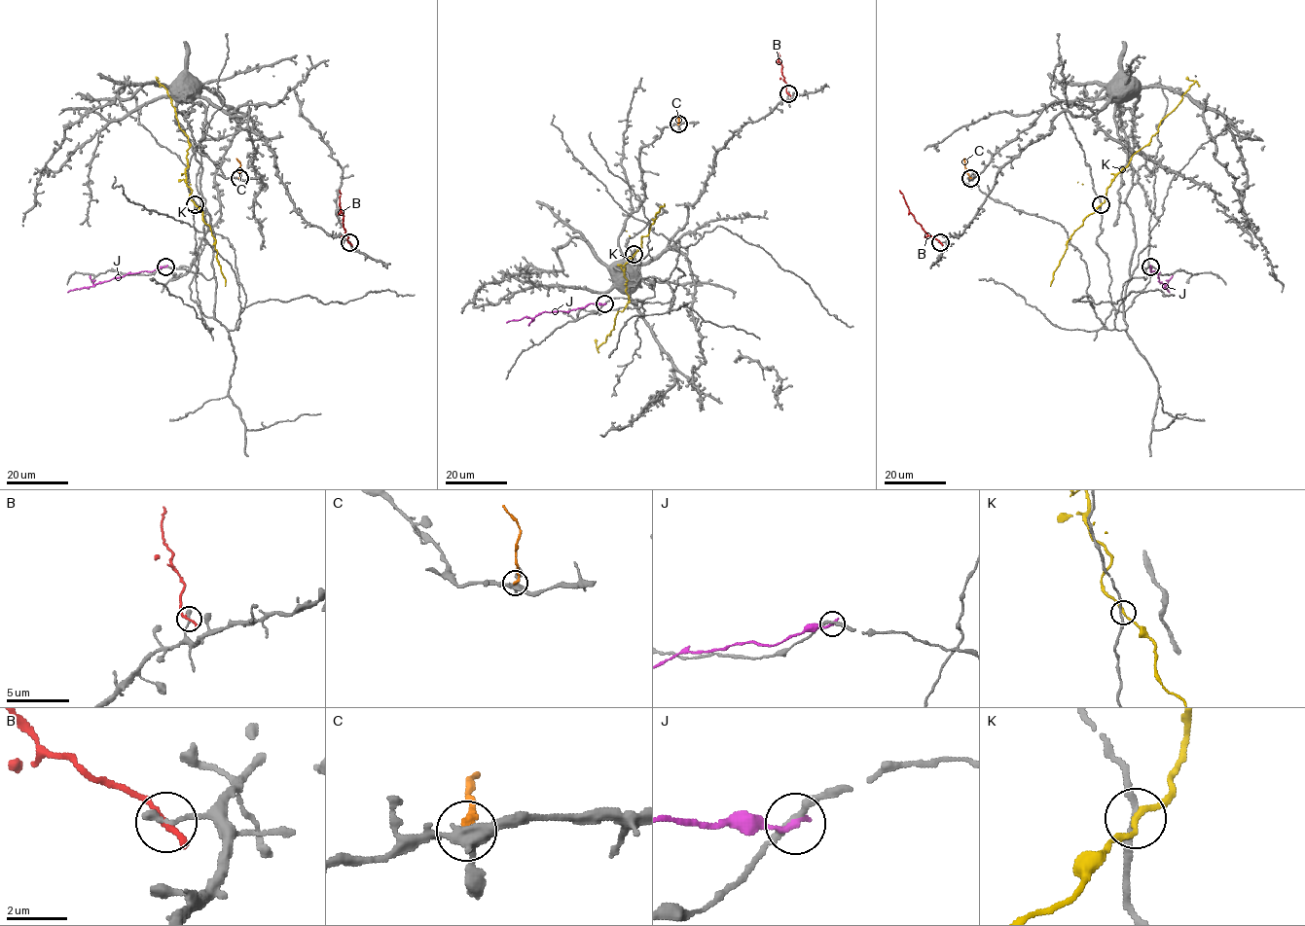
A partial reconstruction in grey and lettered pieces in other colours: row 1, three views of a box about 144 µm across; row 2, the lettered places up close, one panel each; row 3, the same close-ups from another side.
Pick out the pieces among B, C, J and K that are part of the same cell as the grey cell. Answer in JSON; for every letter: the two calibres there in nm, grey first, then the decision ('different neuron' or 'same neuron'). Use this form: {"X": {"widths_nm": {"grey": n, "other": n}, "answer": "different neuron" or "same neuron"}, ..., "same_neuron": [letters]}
{"B": {"widths_nm": {"grey": 280, "other": 280}, "answer": "different neuron"}, "C": {"widths_nm": {"grey": 360, "other": 240}, "answer": "different neuron"}, "J": {"widths_nm": {"grey": 240, "other": 220}, "answer": "different neuron"}, "K": {"widths_nm": {"grey": 160, "other": 180}, "answer": "different neuron"}, "same_neuron": []}

